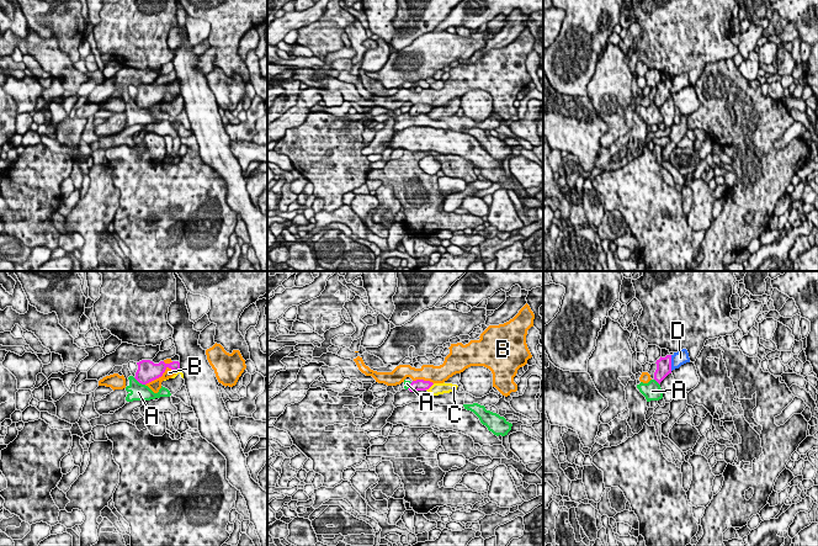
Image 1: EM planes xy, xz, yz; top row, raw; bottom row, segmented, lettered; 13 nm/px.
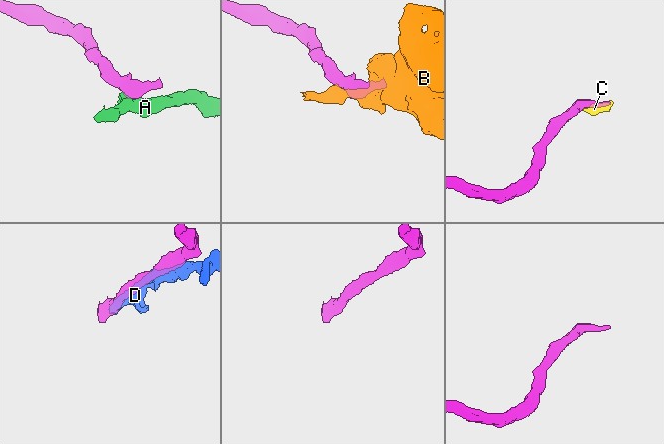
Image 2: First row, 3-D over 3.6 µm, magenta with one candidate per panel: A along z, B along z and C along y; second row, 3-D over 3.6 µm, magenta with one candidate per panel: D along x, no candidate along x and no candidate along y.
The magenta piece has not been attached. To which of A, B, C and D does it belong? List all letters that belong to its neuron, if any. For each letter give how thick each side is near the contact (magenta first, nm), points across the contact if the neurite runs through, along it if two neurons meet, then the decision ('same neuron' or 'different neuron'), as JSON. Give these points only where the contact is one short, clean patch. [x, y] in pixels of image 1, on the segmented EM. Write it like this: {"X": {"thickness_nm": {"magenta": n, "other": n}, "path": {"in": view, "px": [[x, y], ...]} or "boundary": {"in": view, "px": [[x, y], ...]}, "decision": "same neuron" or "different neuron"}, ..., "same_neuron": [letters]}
{"A": {"thickness_nm": {"magenta": 280, "other": 220}, "boundary": {"in": "xy", "px": [[133, 377], [144, 385]]}, "decision": "different neuron"}, "B": {"thickness_nm": {"magenta": 280, "other": 140}, "decision": "different neuron"}, "C": {"thickness_nm": {"magenta": 160, "other": 160}, "boundary": {"in": "xz", "px": [[434, 383], [425, 390]]}, "decision": "different neuron"}, "D": {"thickness_nm": {"magenta": 190, "other": 190}, "decision": "different neuron"}, "same_neuron": []}

